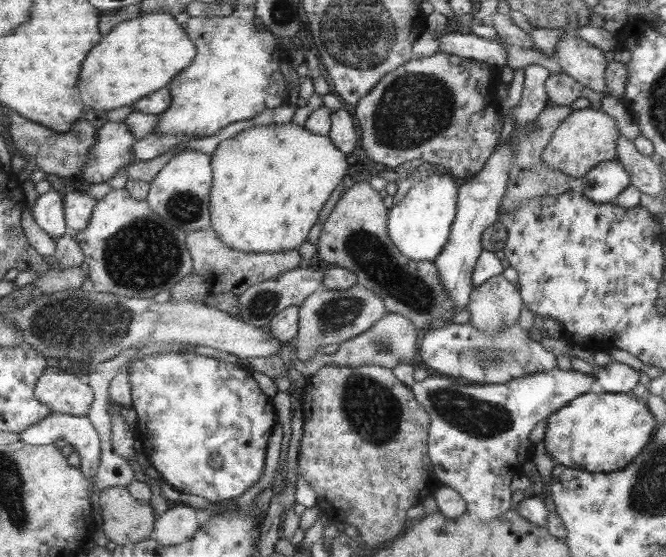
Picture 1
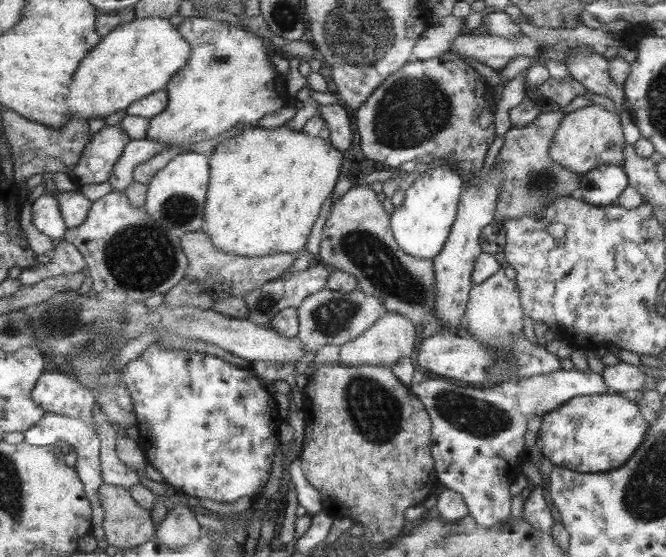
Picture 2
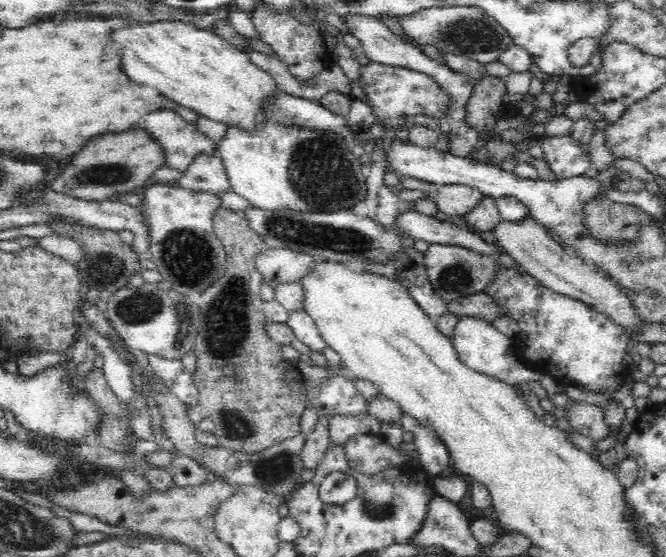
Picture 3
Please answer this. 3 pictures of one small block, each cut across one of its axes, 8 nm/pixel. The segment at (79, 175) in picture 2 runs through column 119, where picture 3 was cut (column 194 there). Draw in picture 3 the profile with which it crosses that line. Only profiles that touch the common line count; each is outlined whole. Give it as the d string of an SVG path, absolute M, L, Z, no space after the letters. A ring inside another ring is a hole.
M174 110L152 112L152 116L146 120L150 122L142 122L140 128L152 132L156 142L164 146L168 168L174 168L184 174L194 162L194 158L202 154L218 156L218 146L206 134L202 134L196 124L188 124Z

